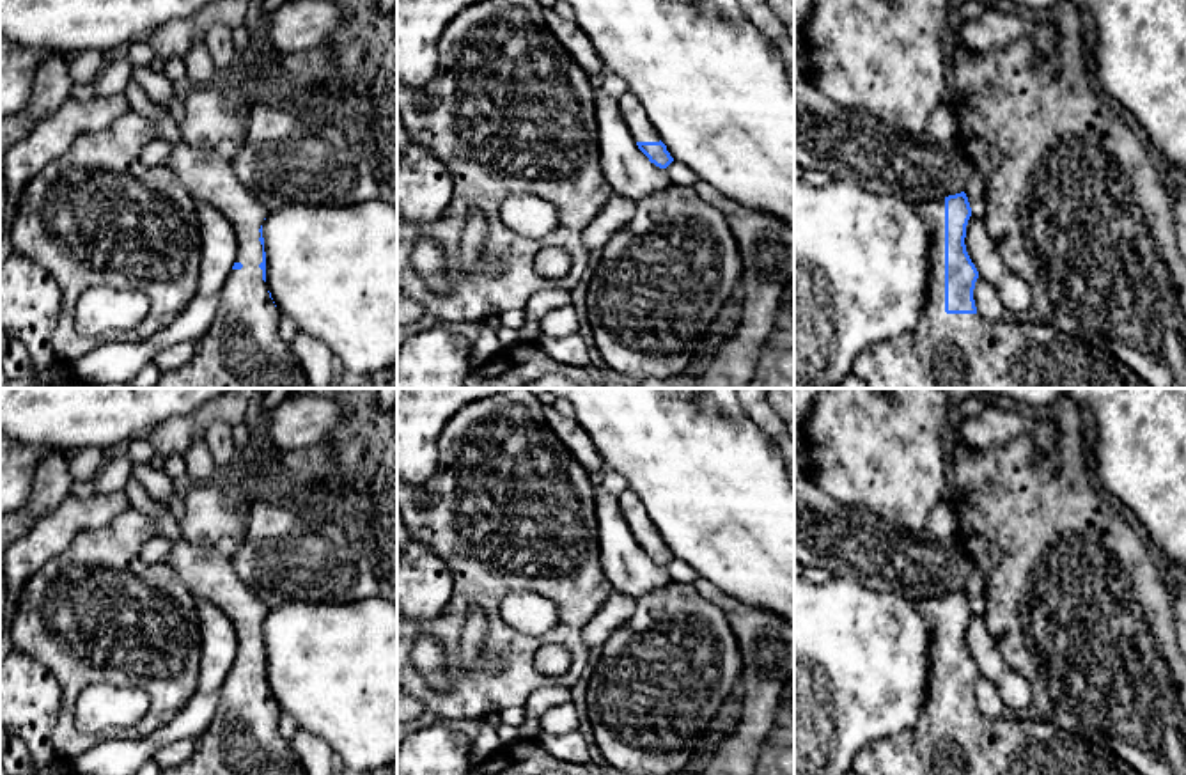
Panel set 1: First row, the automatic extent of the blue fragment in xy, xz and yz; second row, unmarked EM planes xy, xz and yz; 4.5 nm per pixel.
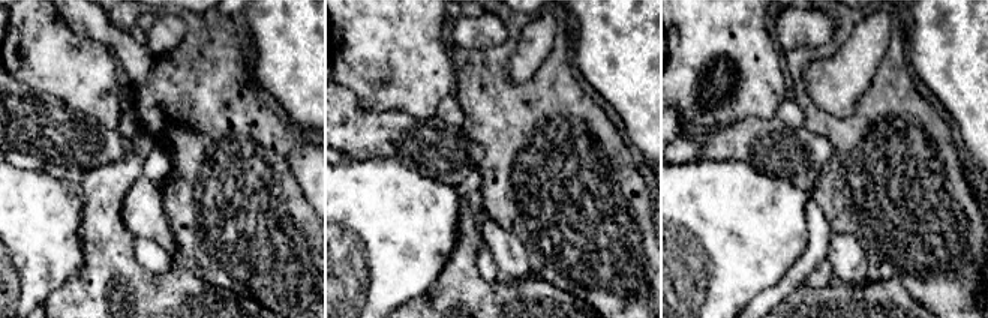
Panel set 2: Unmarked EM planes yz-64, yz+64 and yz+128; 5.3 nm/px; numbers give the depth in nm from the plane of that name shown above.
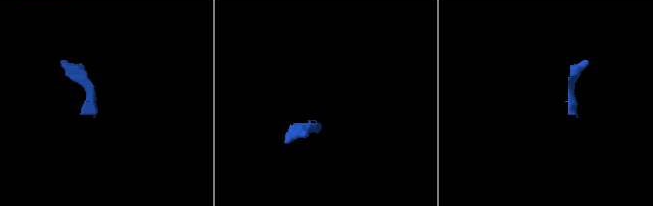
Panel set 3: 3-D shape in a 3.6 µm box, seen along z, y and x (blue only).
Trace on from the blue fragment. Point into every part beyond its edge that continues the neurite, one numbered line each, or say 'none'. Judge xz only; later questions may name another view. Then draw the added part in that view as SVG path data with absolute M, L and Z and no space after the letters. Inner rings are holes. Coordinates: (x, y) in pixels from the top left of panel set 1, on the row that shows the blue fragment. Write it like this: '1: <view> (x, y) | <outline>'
1: xz (633, 114) | M626 90L617 98L622 119L635 142L659 142L659 135L635 94Z

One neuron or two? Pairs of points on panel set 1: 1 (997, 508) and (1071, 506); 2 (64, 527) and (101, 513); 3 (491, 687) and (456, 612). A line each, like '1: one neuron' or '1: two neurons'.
1: one neuron
2: one neuron
3: one neuron

